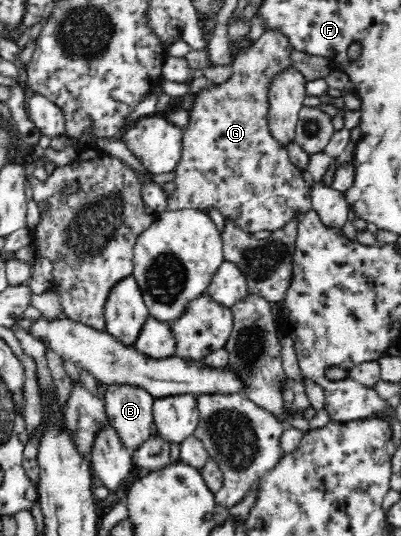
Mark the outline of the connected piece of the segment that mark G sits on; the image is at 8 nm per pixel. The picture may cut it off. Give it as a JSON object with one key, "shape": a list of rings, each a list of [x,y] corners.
{"shape":[[[265,28],[261,37],[248,49],[244,49],[231,62],[232,77],[226,83],[207,86],[186,100],[190,111],[190,123],[182,129],[183,153],[178,167],[174,191],[168,195],[168,208],[218,209],[222,215],[232,220],[242,229],[256,233],[281,229],[292,219],[297,219],[312,210],[311,187],[306,185],[302,171],[289,158],[286,148],[270,135],[268,127],[268,95],[272,79],[282,71],[293,69],[292,53],[294,46],[290,36],[280,28]]]}

